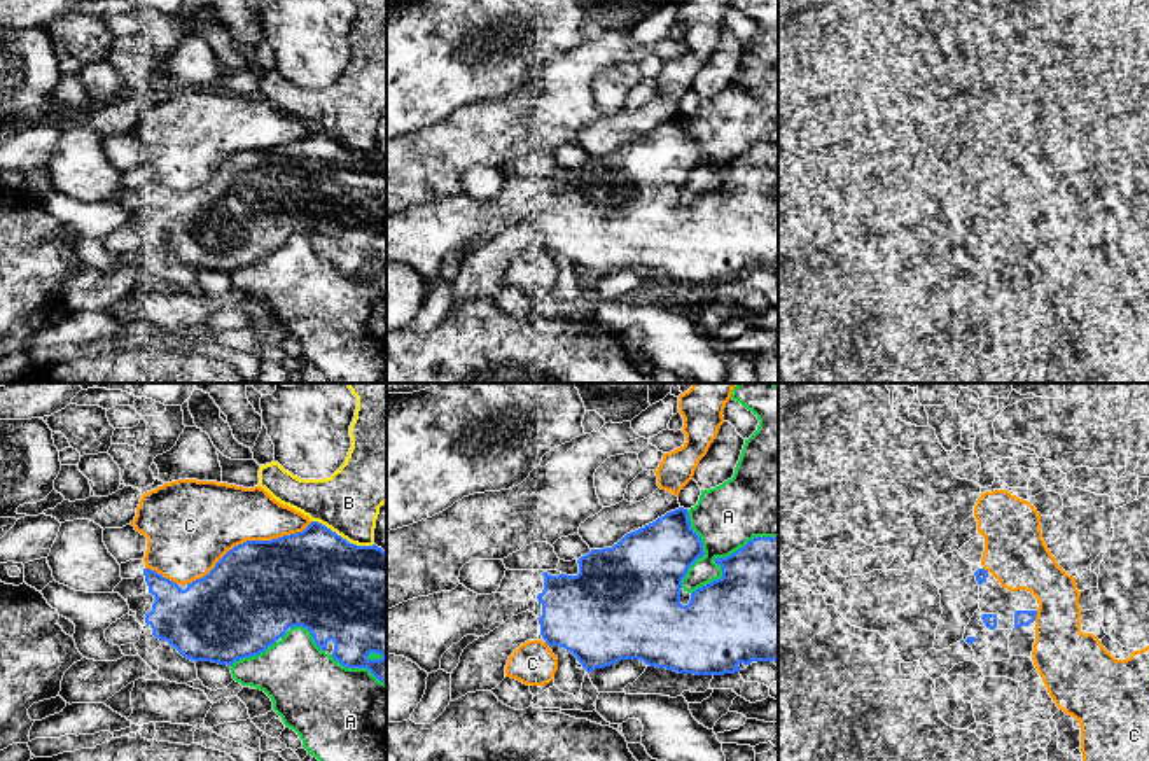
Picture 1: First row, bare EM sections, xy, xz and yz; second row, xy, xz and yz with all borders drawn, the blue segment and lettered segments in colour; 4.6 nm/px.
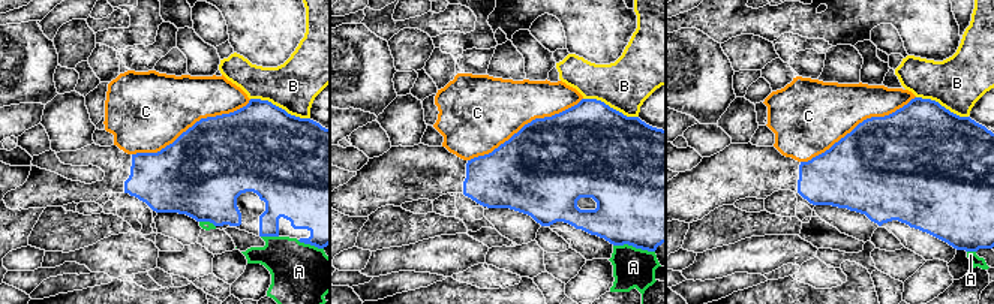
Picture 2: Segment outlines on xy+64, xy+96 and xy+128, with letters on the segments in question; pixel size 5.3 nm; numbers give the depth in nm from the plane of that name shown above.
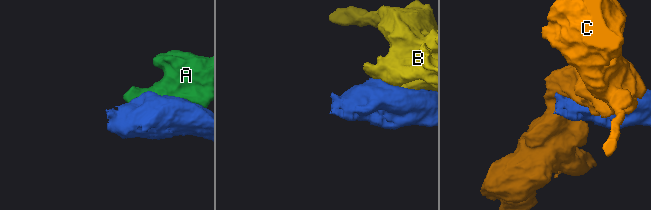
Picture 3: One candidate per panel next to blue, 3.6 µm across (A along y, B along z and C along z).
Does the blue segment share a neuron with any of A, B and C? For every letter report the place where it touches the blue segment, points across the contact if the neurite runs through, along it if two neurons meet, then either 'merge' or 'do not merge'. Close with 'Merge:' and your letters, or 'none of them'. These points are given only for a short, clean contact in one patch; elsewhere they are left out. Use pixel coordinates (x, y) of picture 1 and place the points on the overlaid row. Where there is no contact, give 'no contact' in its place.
A: xz (723, 558) | do not merge
B: xy (341, 537) | do not merge
C: xy (249, 541) | do not merge
Merge: none of them

